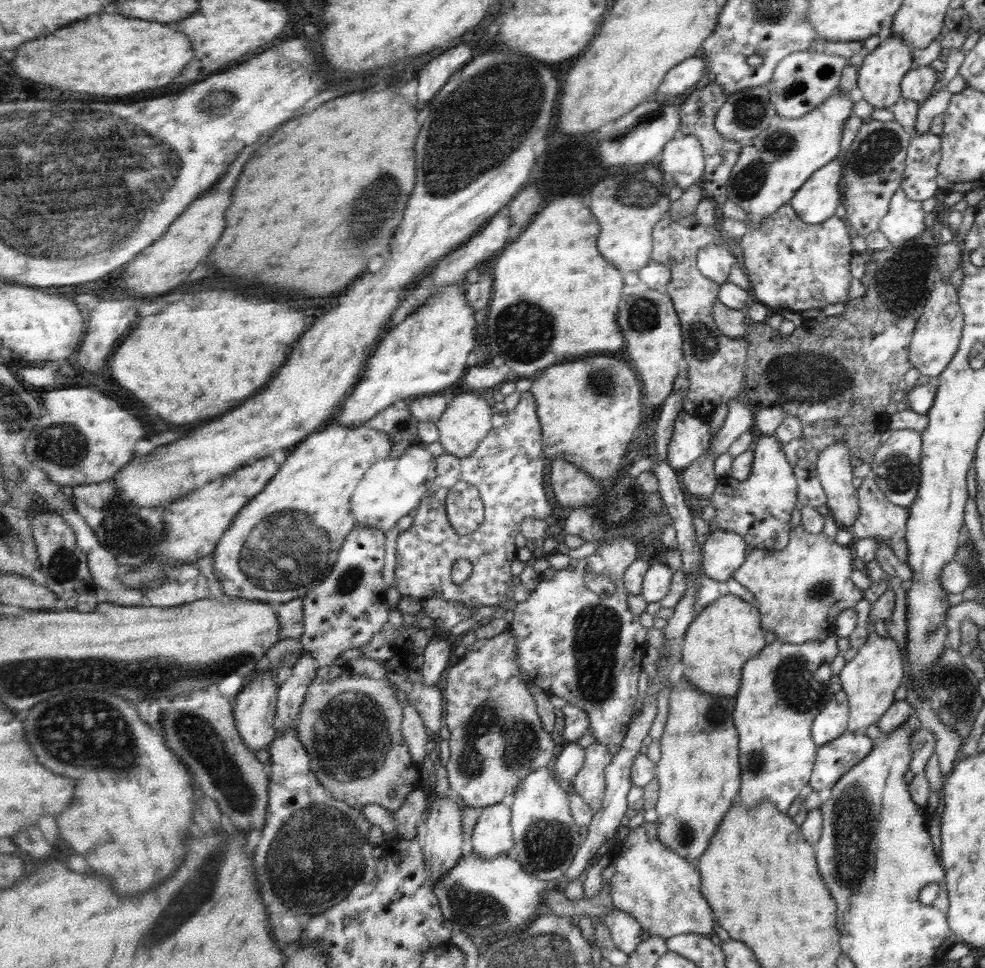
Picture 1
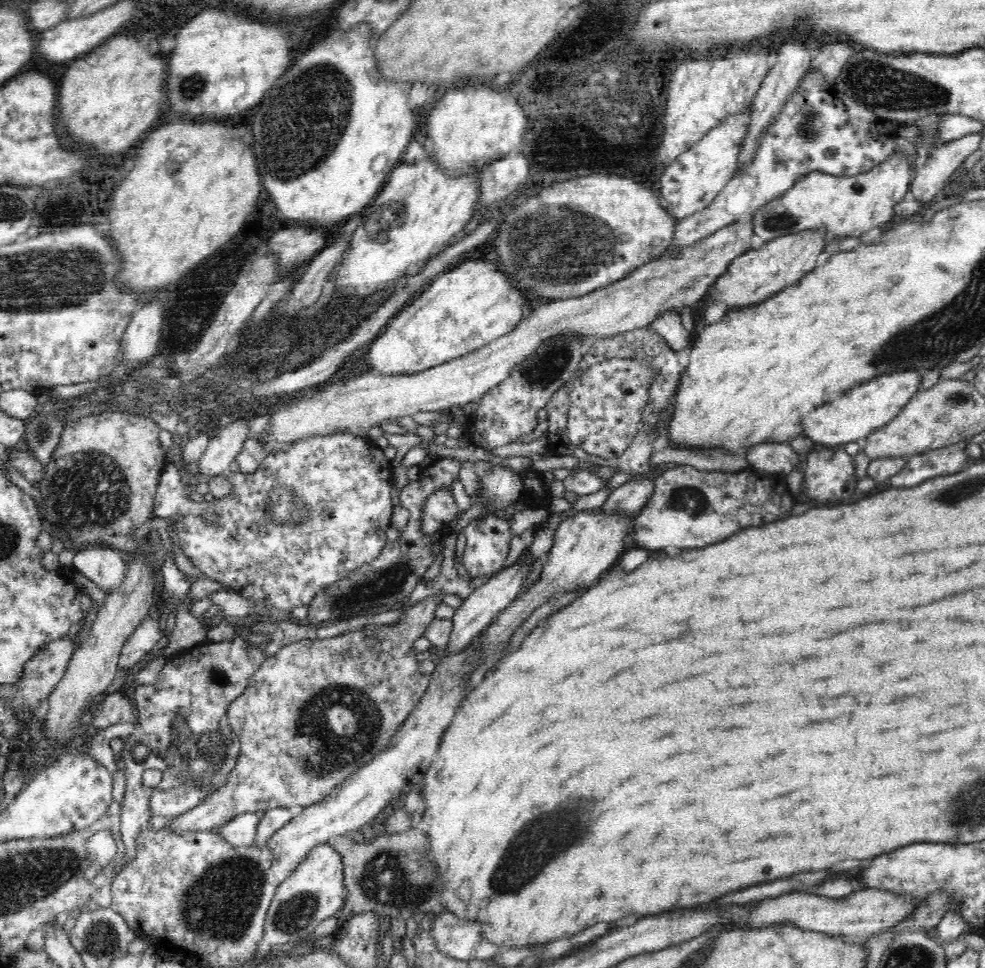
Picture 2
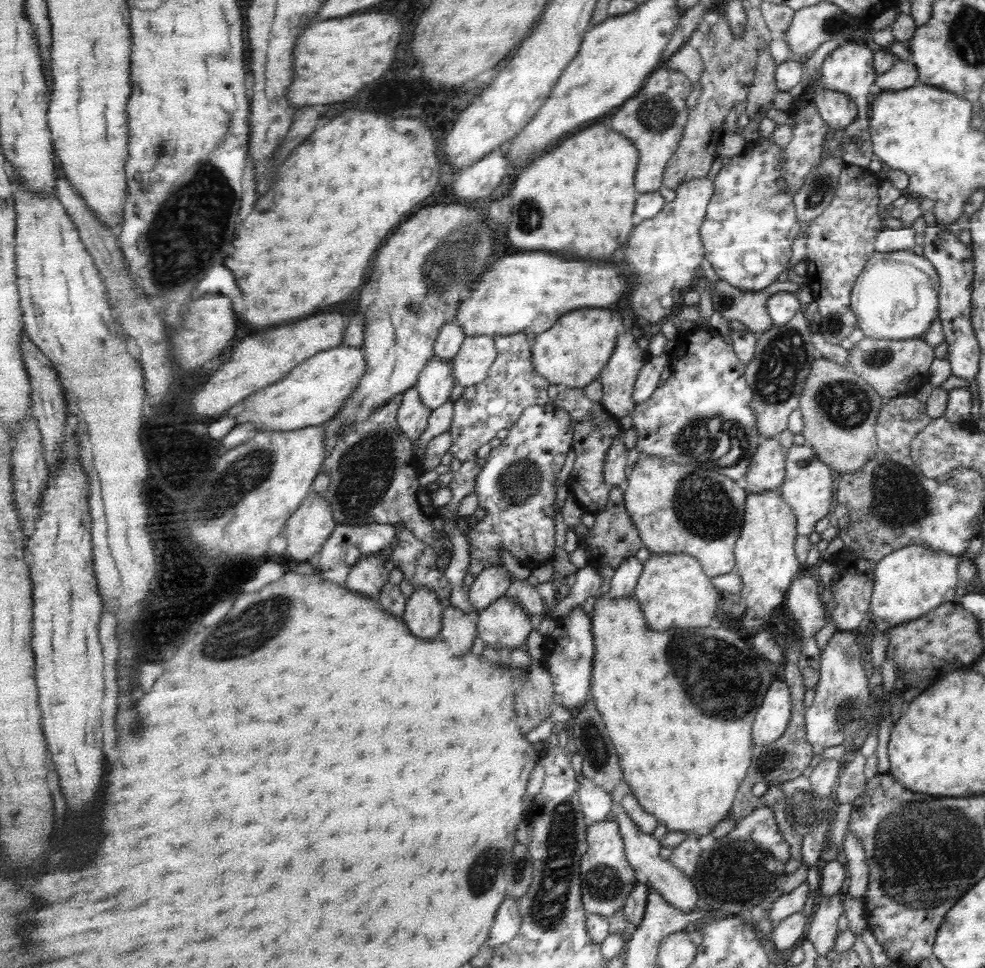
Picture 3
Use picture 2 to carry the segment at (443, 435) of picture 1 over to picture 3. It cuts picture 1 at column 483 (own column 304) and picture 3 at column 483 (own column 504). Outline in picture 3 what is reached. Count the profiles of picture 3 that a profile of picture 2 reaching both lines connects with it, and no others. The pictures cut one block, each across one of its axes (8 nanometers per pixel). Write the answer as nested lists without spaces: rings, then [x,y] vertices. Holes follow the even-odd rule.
[[[467,336],[460,354],[452,362],[457,382],[466,388],[484,382],[499,354],[493,336]]]

